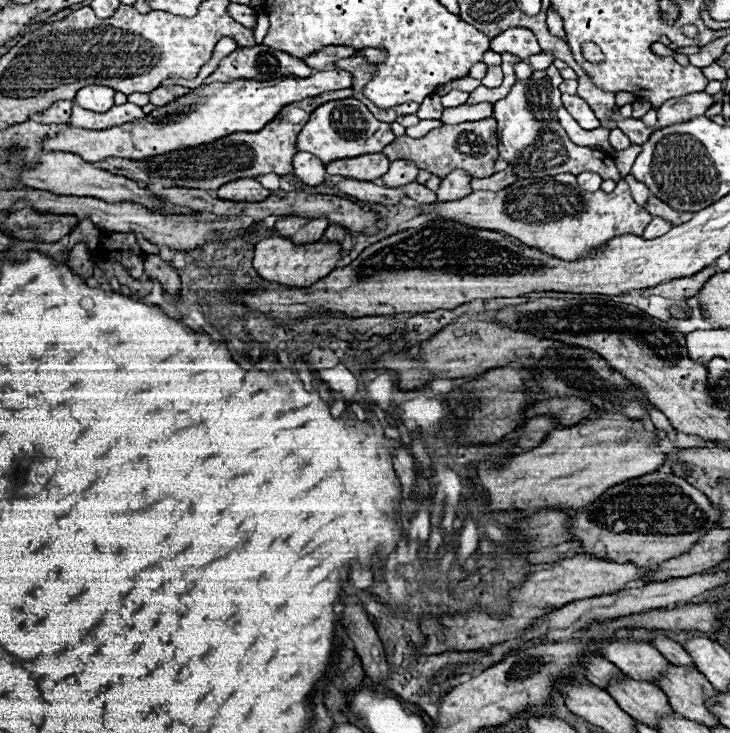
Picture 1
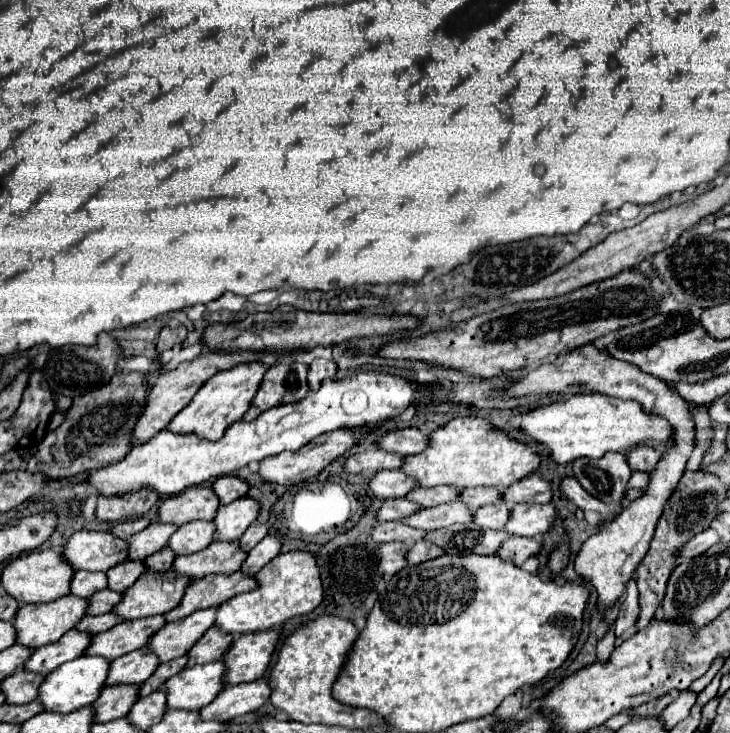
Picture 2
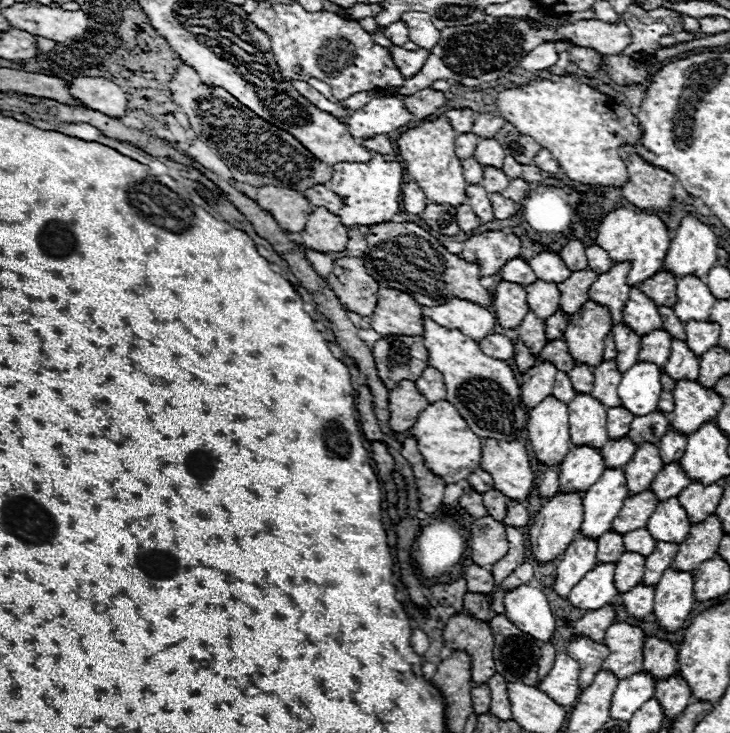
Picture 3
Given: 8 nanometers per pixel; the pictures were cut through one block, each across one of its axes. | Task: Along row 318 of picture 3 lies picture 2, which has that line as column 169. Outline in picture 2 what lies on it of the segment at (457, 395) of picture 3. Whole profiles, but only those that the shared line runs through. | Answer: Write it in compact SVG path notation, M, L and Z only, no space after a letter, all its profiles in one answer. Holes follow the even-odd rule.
M256 362L256 364L240 364L230 370L224 370L216 376L212 376L192 398L192 402L180 410L180 414L174 416L174 420L168 424L170 432L178 434L196 434L198 438L204 440L220 440L224 436L224 430L232 424L238 422L244 412L250 408L250 402L268 370L268 364Z

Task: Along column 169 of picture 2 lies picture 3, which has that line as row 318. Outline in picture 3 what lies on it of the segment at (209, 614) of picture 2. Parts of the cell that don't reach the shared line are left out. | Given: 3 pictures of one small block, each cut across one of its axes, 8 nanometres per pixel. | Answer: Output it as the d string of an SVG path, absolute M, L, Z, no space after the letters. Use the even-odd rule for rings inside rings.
M638 288L630 290L630 300L624 306L624 322L640 336L662 328L662 318L654 300L648 300L644 292Z

